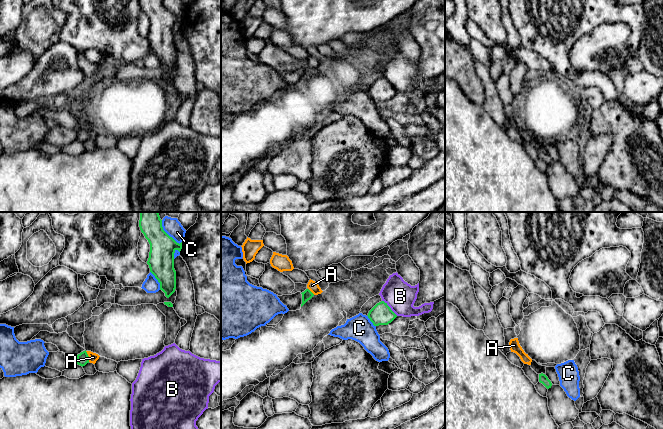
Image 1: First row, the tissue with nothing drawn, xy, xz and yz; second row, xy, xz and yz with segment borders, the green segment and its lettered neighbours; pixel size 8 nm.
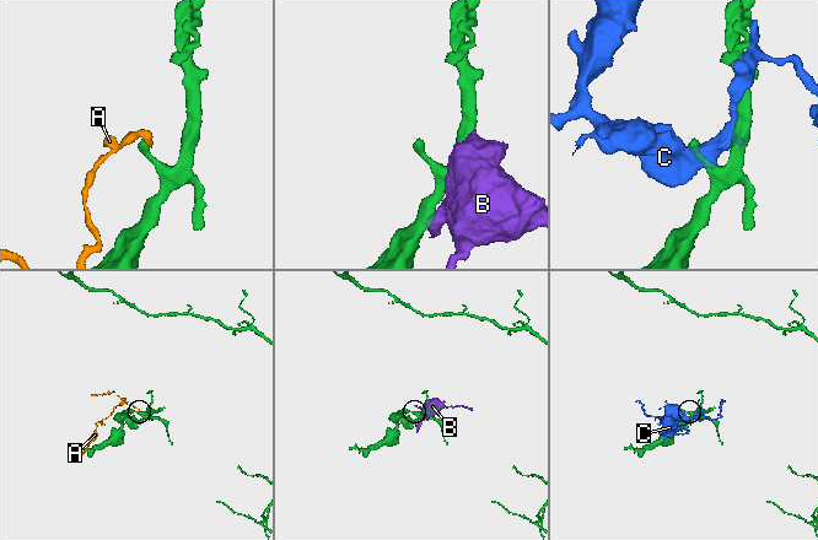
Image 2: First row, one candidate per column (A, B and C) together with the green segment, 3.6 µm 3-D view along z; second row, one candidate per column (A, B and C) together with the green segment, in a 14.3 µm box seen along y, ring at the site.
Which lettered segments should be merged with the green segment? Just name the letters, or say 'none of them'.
none of them

